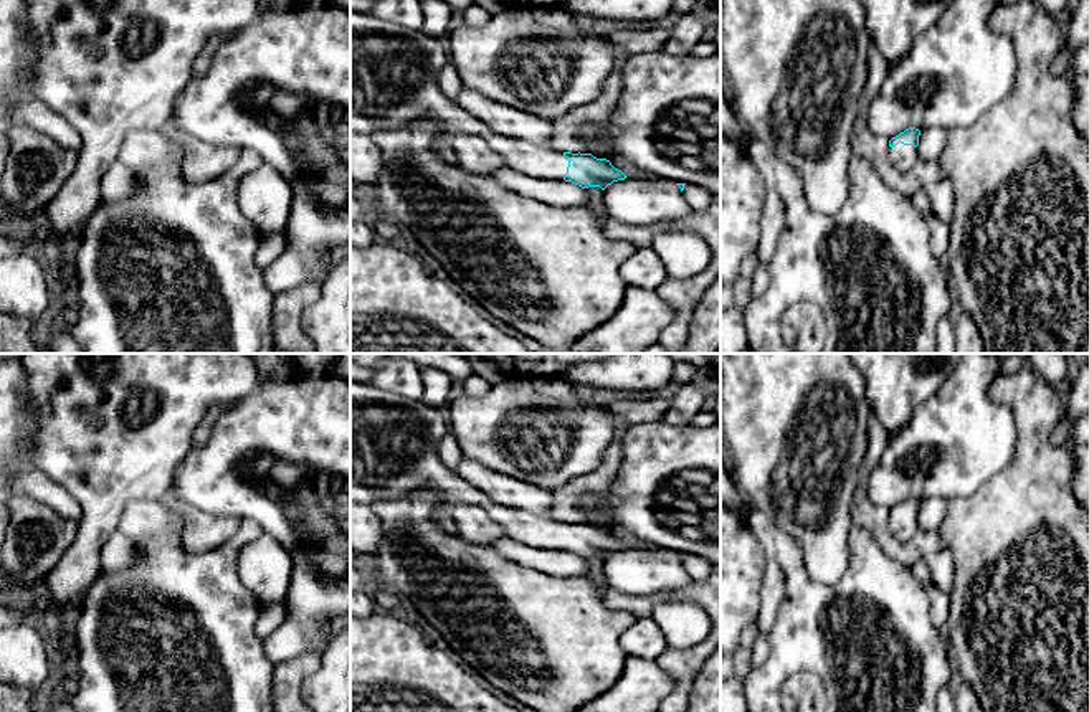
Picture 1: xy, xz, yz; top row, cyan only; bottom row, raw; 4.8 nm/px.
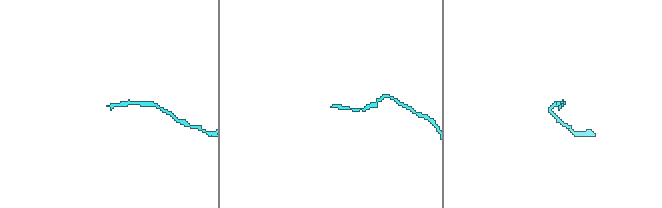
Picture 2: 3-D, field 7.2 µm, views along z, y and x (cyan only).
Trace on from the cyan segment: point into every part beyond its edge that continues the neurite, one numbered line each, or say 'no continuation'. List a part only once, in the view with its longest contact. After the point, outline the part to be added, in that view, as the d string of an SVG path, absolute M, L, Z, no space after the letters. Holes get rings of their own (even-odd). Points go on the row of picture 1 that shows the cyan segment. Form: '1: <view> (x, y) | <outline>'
1: xz (394, 70) | M350 10L350 132L372 135L431 119L446 139L473 134L491 140L517 172L564 180L564 150L504 137L440 89L436 76L448 59L440 36Z

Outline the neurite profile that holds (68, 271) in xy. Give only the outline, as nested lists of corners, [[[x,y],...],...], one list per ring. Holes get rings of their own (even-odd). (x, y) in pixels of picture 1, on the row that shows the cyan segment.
[[[61,259],[59,286],[66,299],[66,304],[63,309],[63,324],[66,325],[66,329],[71,329],[78,322],[79,311],[81,311],[78,266],[74,261]]]

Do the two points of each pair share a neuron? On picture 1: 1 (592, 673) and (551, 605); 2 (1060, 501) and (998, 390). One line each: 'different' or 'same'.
1: same
2: same

